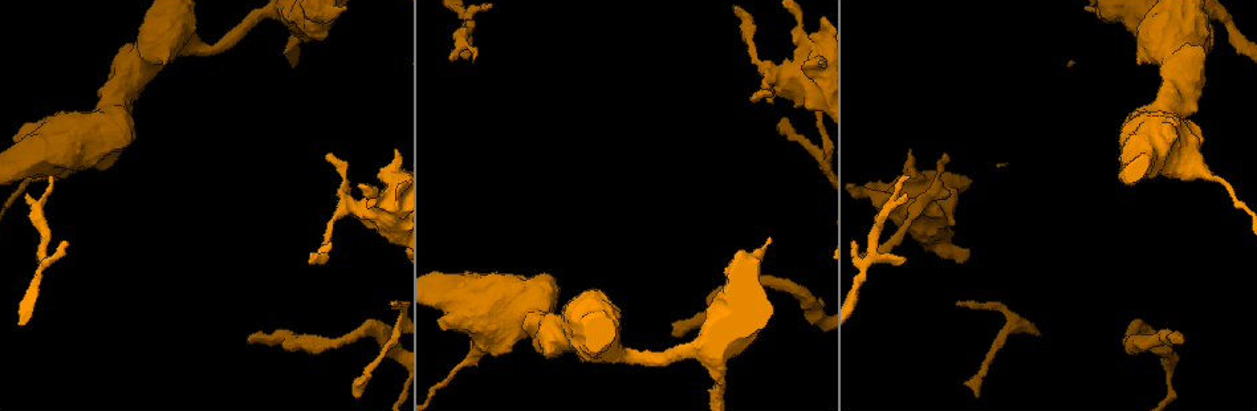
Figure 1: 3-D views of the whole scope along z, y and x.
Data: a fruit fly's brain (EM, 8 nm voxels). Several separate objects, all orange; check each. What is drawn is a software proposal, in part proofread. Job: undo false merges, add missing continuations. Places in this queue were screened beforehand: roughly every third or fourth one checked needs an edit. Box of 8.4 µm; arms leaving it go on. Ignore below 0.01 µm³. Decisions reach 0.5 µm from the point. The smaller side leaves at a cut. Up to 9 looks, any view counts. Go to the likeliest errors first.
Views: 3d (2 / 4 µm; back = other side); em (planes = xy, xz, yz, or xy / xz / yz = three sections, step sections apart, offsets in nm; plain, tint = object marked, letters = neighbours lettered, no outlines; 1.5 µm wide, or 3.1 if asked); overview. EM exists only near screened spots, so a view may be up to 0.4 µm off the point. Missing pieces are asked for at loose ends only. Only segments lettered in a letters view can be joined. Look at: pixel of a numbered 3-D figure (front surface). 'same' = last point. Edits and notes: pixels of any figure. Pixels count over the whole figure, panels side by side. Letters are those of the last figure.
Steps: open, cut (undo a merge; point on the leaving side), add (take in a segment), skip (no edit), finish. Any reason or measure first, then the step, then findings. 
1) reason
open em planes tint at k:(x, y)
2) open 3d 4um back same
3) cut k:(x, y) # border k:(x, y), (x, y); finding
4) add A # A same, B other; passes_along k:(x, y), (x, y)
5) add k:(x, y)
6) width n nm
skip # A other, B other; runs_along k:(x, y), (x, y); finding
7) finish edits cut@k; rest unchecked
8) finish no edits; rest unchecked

branch stops here
open em planes letters at 1:(1182, 337)

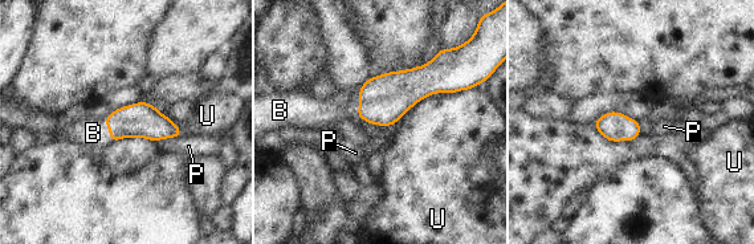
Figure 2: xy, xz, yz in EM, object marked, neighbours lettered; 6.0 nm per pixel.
add B # B same, P other, U other; passes_along 2:(383, 100), (359, 105), (321, 114); it goes on there

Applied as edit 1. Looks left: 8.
open overview

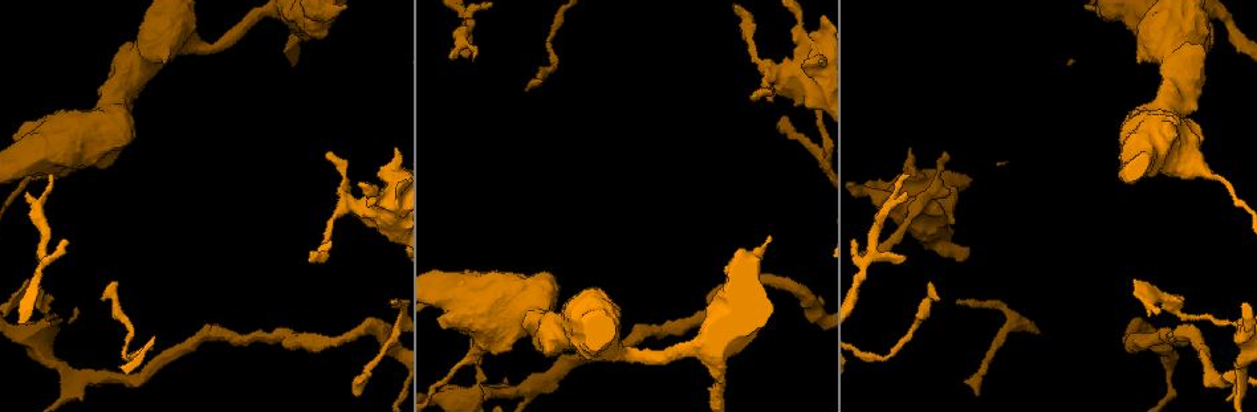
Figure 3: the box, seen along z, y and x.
branch stops here
open em yz step 4 letters at 3:(814, 113)

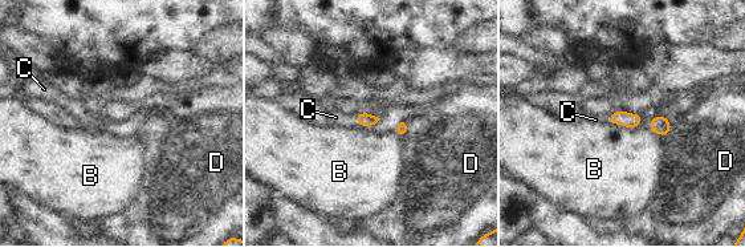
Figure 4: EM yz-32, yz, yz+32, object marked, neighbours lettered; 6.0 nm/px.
open em xz step 8 letters same

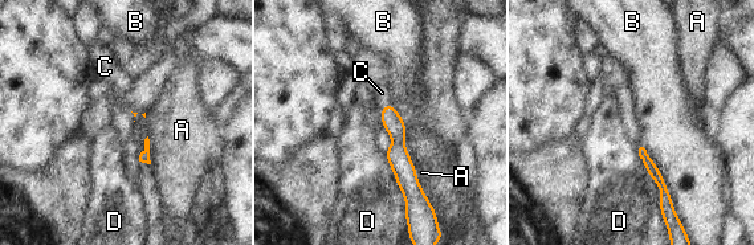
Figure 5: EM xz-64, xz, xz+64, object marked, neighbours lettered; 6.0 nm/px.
add C # A other, B other, C same, D other; passes_along 5:(391, 119), (384, 106), (382, 93); it goes on there

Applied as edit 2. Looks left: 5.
an open end
open em planes plain at 3:(553, 278)

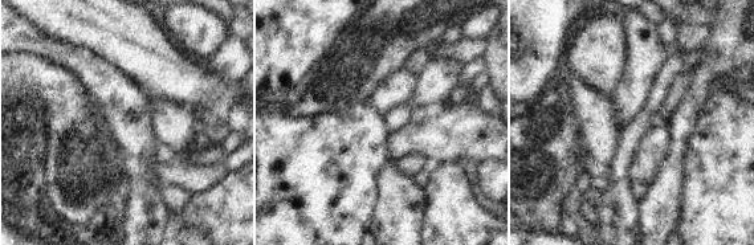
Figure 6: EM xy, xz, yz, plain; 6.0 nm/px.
open em planes letters same

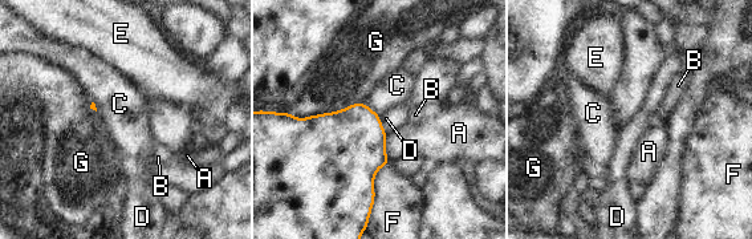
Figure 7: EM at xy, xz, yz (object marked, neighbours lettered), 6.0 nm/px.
skip # A other, B other, C other, D other, E other, F other, G other; border 7:(379, 116), (381, 125), (386, 133); no lettered segment goes on from it

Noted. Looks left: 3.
sudden change in width
open 3d 2um at 3:(798, 24)

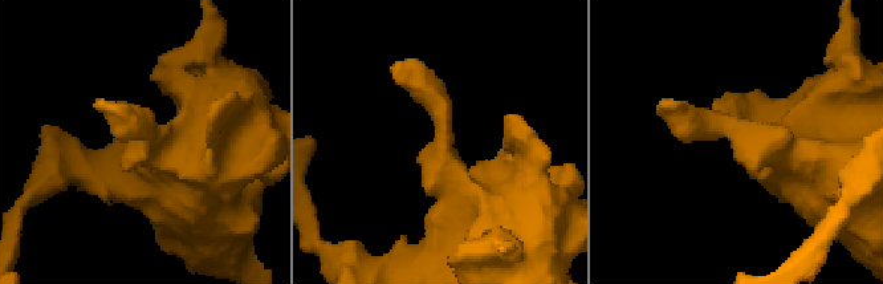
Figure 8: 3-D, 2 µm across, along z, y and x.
shape alone is not enough
open em xy step 4 tint at 8:(739, 135)

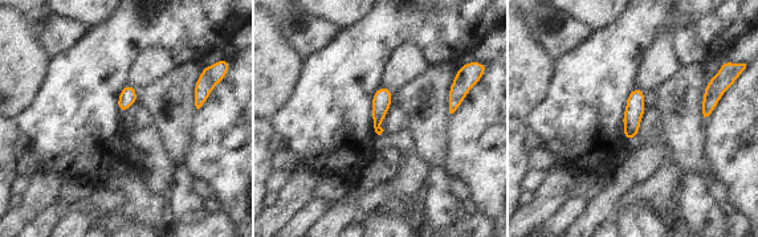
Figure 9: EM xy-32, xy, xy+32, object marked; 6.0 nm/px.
open em planes letters same

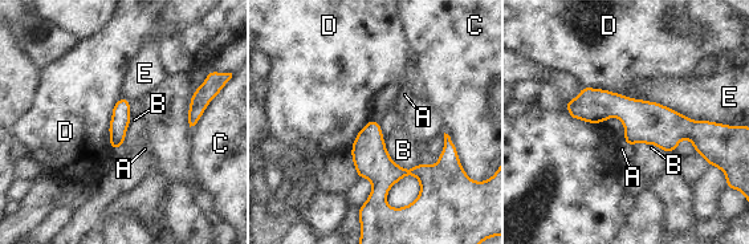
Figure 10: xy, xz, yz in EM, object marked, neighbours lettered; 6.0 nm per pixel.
skip # A other, B other, C other, D other, E other; runs_along 10:(569, 104), (708, 131); continuous, no second cell

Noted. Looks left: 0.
finish edits add@2, add@5; rest unchecked

